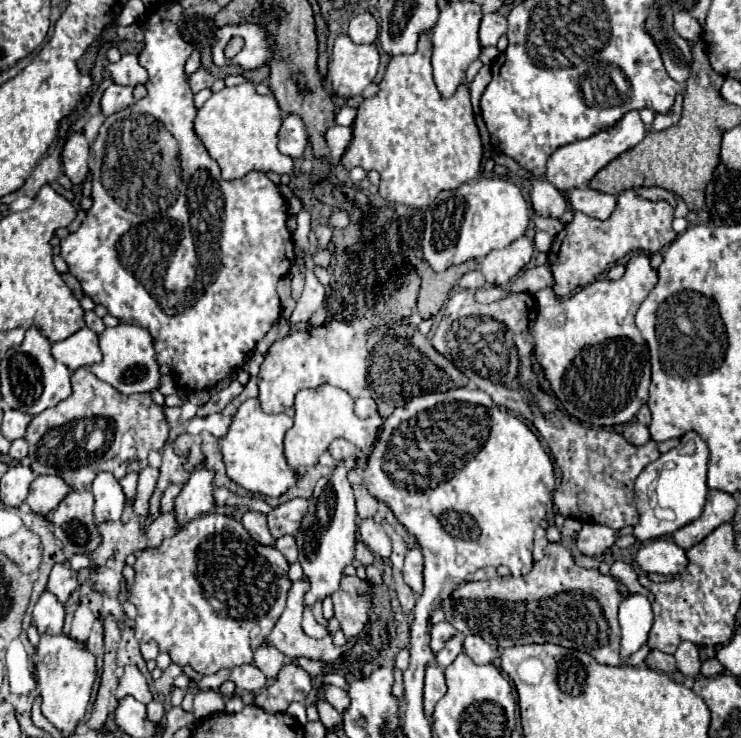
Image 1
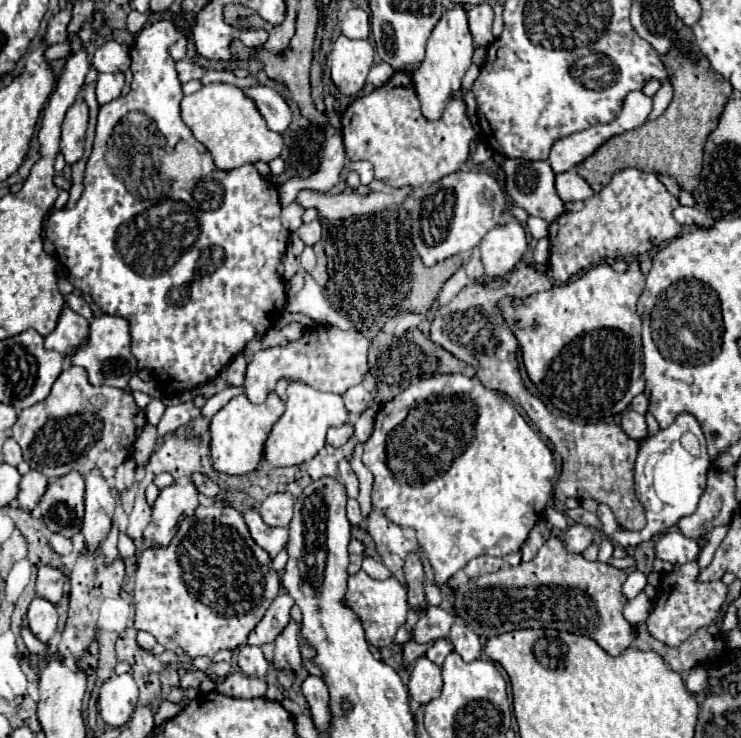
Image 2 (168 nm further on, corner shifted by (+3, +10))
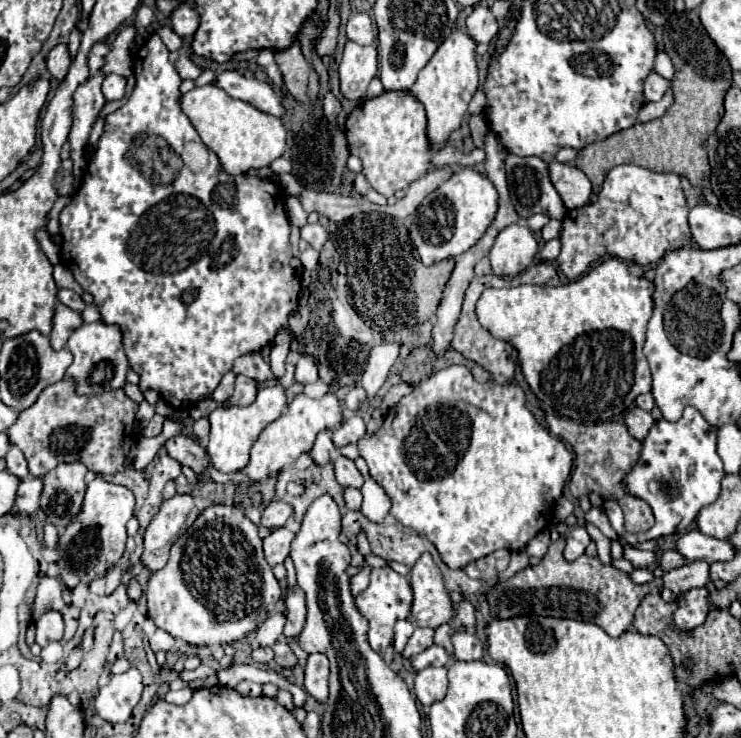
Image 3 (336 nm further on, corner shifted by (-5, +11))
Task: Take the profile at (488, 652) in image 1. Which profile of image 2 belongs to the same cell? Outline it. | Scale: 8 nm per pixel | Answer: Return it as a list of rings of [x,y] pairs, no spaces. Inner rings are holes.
[[[455,624],[451,628],[451,642],[453,642],[453,648],[455,652],[465,660],[465,662],[473,662],[481,656],[481,642],[479,642],[479,636],[469,630],[465,624]]]

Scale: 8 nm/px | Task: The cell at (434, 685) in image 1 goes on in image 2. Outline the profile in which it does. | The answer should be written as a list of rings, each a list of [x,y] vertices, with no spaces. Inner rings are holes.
[[[421,656],[415,666],[409,680],[409,694],[419,704],[427,704],[435,700],[441,694],[441,668],[435,662],[429,662],[429,658]]]

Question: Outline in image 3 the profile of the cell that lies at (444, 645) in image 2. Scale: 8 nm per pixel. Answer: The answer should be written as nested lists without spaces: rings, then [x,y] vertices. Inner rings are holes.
[[[431,645],[429,649],[425,649],[423,653],[419,653],[411,659],[411,667],[415,673],[429,667],[429,665],[433,665],[433,667],[449,665],[449,653],[441,645]]]

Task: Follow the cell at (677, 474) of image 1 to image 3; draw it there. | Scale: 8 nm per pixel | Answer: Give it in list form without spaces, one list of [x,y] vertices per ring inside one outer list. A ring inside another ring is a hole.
[[[685,407],[683,417],[675,423],[665,419],[655,421],[649,435],[641,441],[641,455],[637,463],[621,479],[627,495],[649,503],[655,515],[655,525],[647,533],[625,531],[623,511],[611,497],[603,501],[603,511],[607,513],[611,527],[617,531],[621,541],[643,543],[649,539],[659,539],[663,535],[685,531],[697,519],[697,513],[719,497],[723,475],[723,461],[717,455],[717,431],[695,407]]]

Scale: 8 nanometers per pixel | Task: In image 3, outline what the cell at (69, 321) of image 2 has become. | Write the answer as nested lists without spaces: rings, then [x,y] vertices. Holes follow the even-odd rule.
[[[57,303],[55,305],[55,315],[53,315],[53,331],[51,331],[51,347],[55,351],[63,349],[69,335],[81,325],[81,317],[79,313],[75,313],[73,309]]]

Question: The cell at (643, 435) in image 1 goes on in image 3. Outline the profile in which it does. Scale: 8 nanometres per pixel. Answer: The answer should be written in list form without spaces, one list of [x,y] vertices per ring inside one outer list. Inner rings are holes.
[[[631,407],[629,413],[627,413],[627,417],[625,417],[625,425],[627,425],[631,437],[635,437],[639,441],[645,439],[645,435],[653,427],[653,423],[655,421],[653,421],[651,413],[645,411],[645,409],[641,409],[641,407]]]

